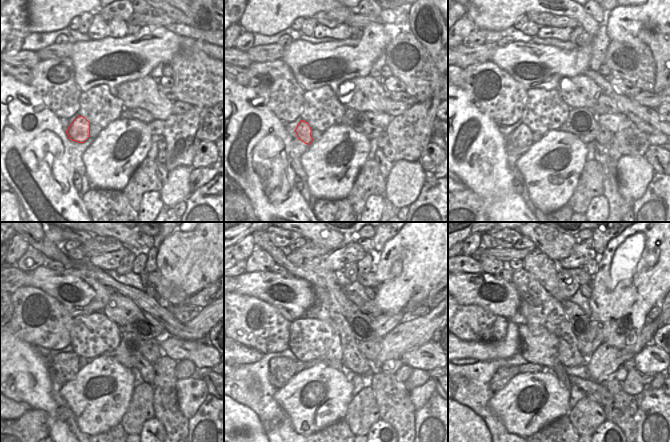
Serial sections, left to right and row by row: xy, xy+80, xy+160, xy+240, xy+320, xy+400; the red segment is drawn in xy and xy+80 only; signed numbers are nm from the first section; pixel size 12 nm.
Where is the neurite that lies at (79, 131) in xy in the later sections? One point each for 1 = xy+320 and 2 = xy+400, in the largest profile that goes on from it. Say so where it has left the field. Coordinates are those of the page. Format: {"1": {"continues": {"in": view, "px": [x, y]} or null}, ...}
{"1": {"continues": {"in": "xy+320", "px": [282, 369]}}, "2": {"continues": {"in": "xy+400", "px": [503, 375]}}}

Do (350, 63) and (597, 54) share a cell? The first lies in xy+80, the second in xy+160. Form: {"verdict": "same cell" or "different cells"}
{"verdict": "different cells"}

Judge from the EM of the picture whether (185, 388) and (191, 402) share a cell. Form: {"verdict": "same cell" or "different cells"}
{"verdict": "same cell"}

